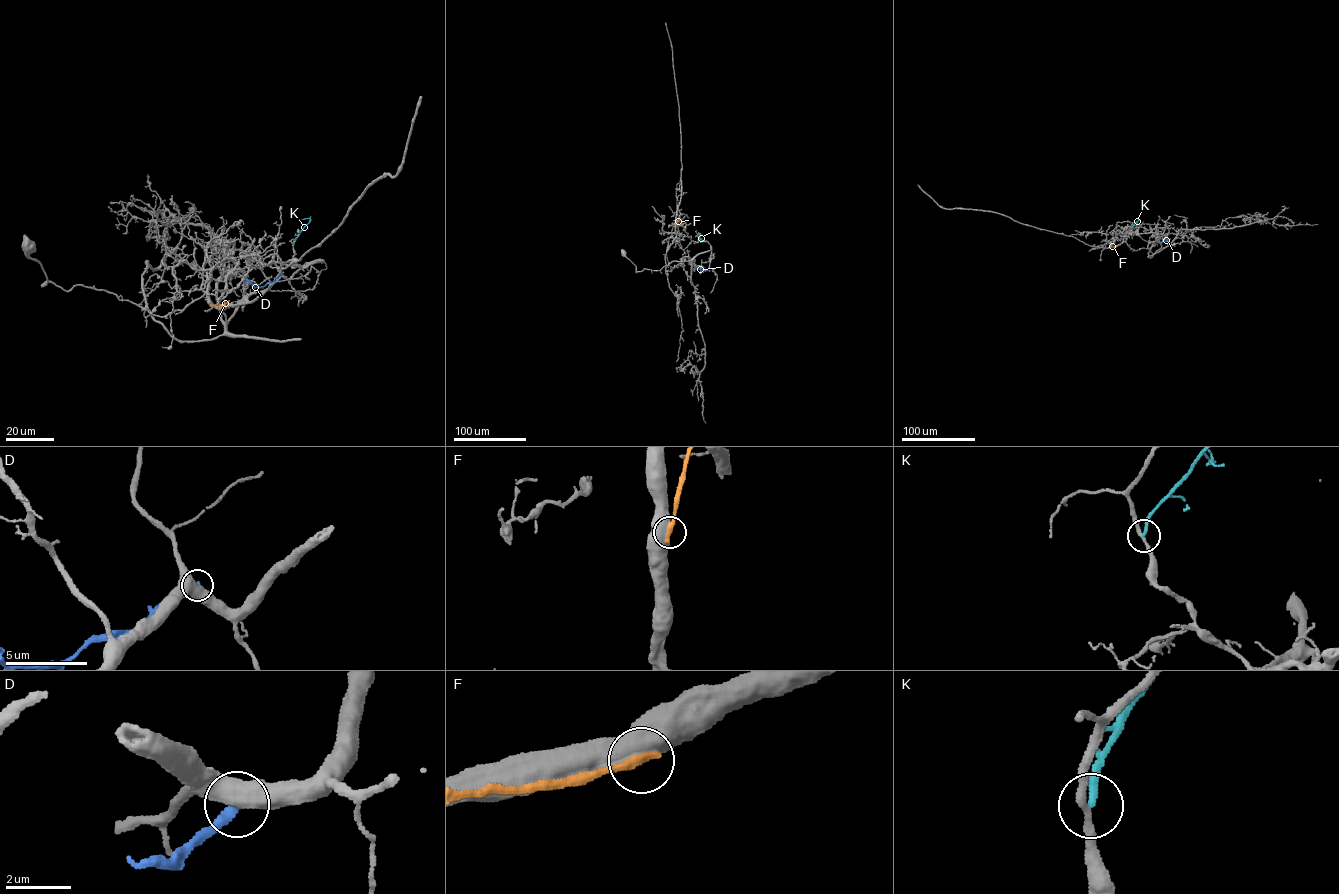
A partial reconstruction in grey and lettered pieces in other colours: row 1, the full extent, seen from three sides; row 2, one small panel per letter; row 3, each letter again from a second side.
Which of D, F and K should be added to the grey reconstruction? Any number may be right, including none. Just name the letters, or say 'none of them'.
none of them

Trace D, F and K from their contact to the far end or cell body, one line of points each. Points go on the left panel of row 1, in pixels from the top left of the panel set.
D: (283, 275), (260, 287), (254, 287), (244, 277)
F: (210, 303), (221, 306), (229, 300)
K: (293, 246), (310, 221), (309, 218), (302, 219)

